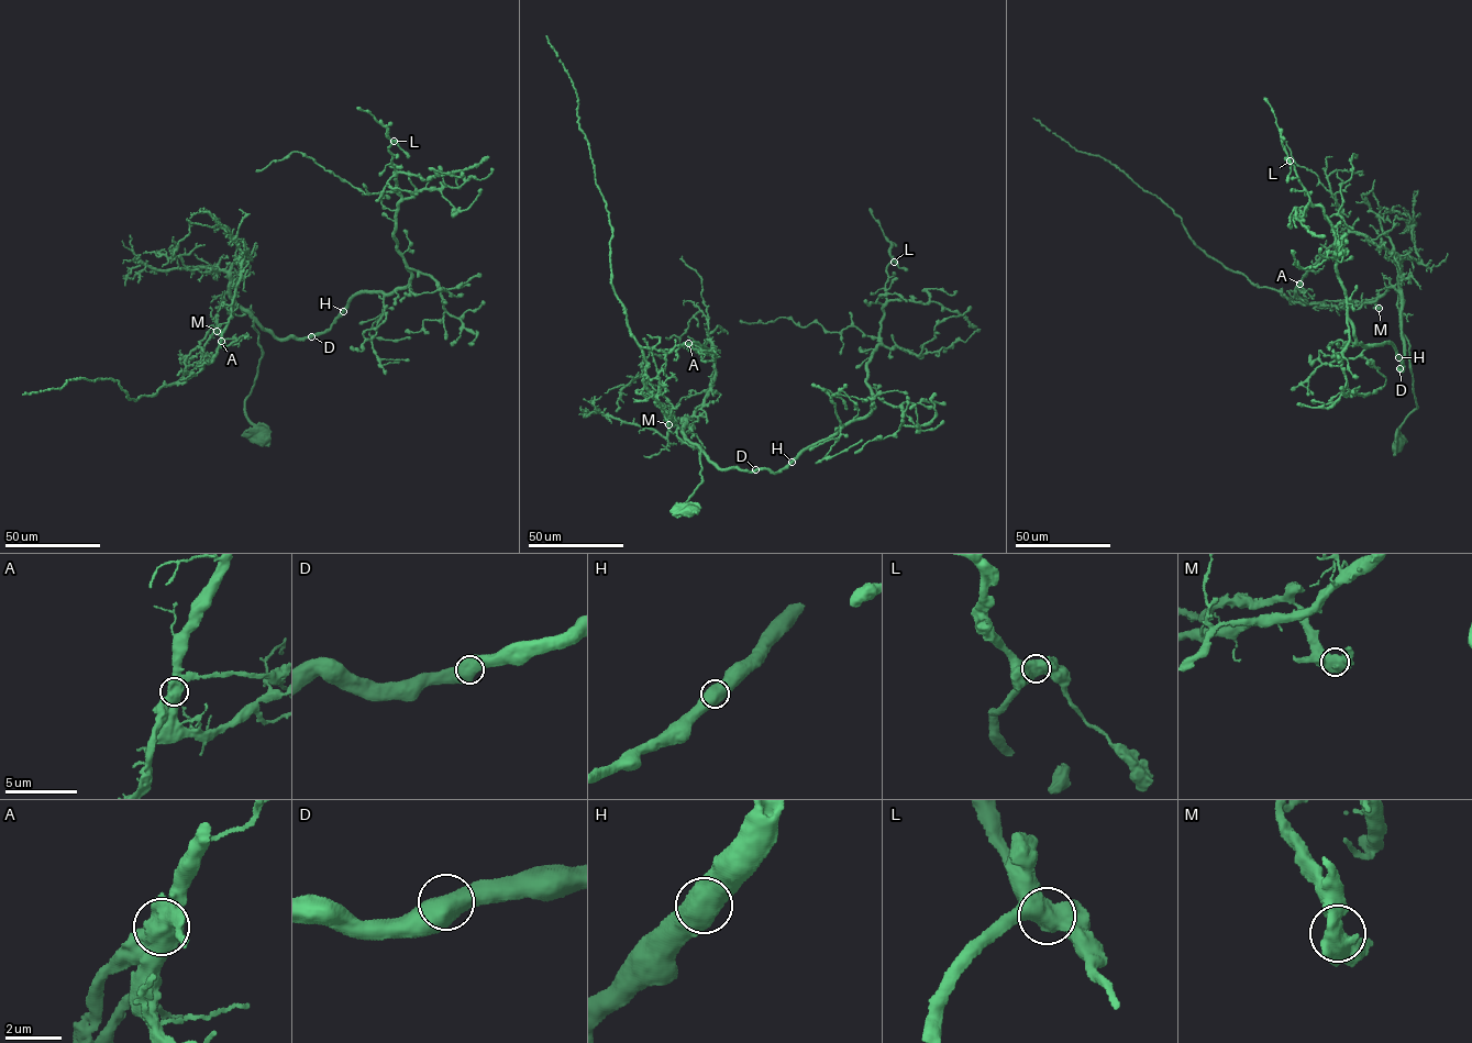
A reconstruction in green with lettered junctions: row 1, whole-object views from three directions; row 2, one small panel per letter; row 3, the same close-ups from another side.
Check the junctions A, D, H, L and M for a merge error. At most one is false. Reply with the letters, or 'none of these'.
A

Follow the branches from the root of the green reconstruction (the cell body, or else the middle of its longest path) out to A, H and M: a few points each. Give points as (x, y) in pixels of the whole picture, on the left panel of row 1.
A: (261, 436), (245, 406), (262, 356), (258, 332), (253, 317), (230, 296), (231, 267), (246, 251), (221, 341)
H: (261, 436), (245, 406), (262, 353), (254, 322), (278, 339), (305, 339), (327, 332), (343, 311)
M: (261, 436), (245, 406), (262, 356), (258, 332), (229, 293), (200, 363), (185, 364), (217, 331)

